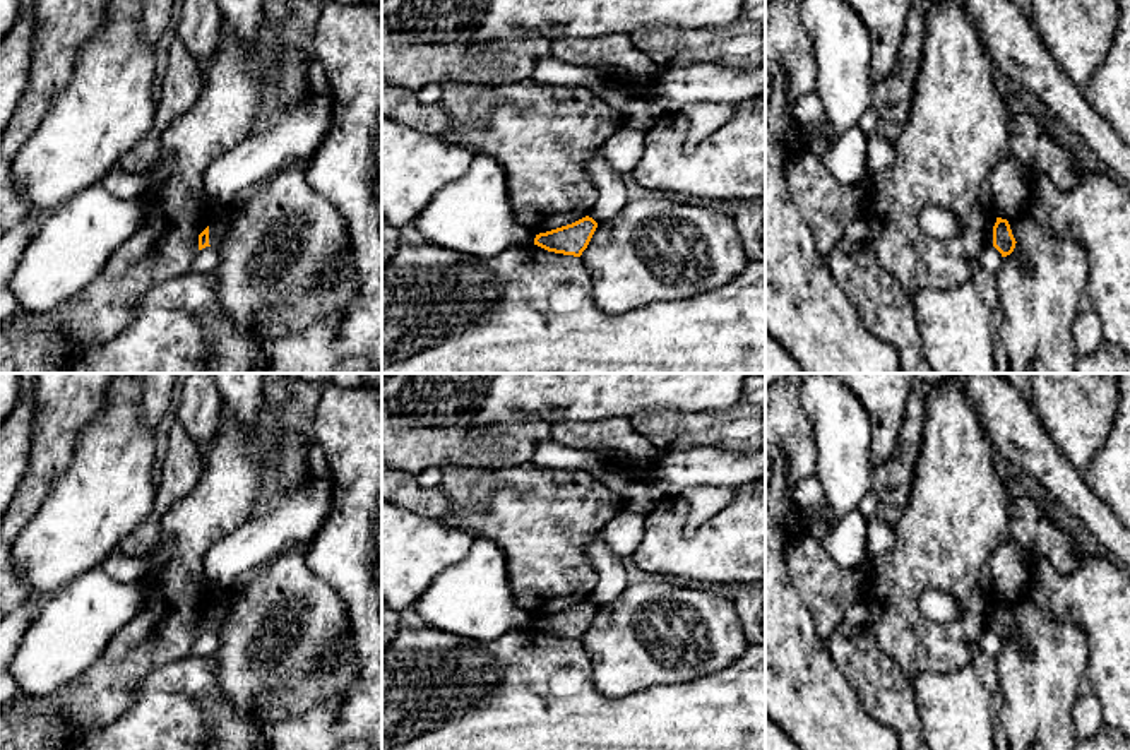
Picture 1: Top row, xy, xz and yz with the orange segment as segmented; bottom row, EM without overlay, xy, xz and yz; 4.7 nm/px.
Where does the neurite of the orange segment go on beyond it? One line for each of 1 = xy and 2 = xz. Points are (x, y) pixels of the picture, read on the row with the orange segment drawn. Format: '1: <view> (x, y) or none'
1: none
2: none

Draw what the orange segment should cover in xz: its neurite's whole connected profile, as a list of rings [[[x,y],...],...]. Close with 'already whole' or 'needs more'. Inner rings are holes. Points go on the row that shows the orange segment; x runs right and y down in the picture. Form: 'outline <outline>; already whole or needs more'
outline [[[586,216],[572,224],[536,235],[534,245],[548,252],[580,257],[596,228],[598,223]]]; already whole

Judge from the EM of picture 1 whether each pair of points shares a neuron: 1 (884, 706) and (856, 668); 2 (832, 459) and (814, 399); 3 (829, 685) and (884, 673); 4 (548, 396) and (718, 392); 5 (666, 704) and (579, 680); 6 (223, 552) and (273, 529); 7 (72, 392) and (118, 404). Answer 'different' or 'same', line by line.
1: same
2: same
3: different
4: same
5: same
6: same
7: different

